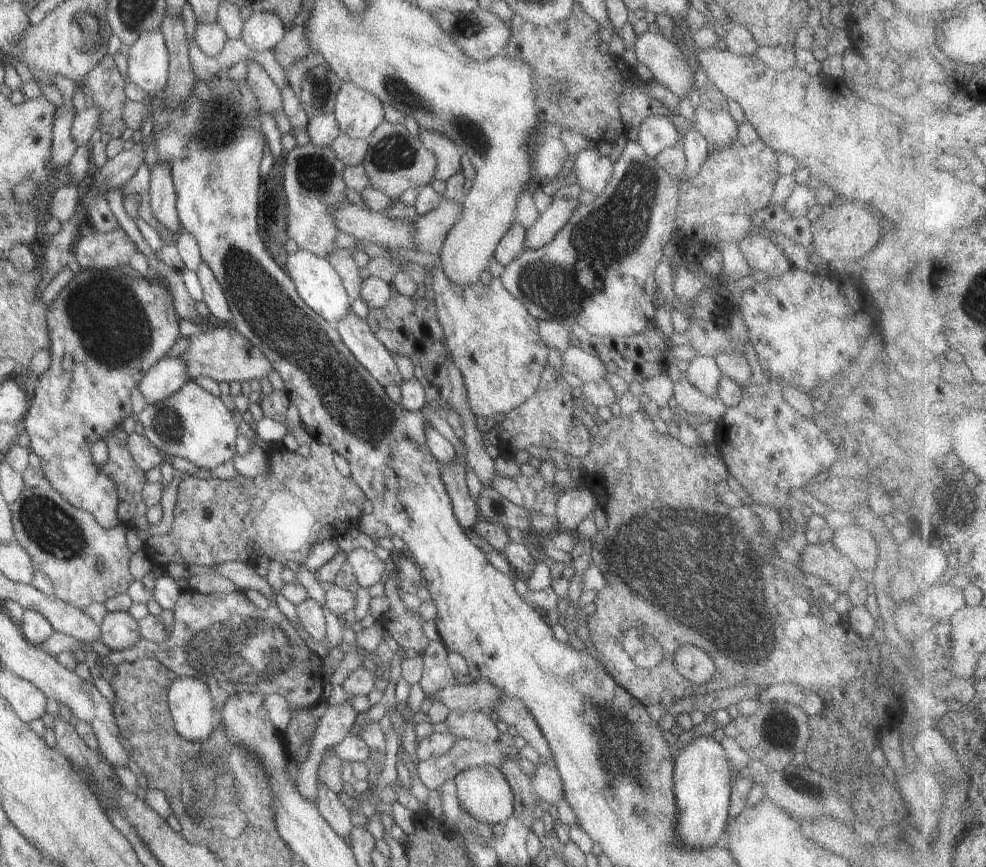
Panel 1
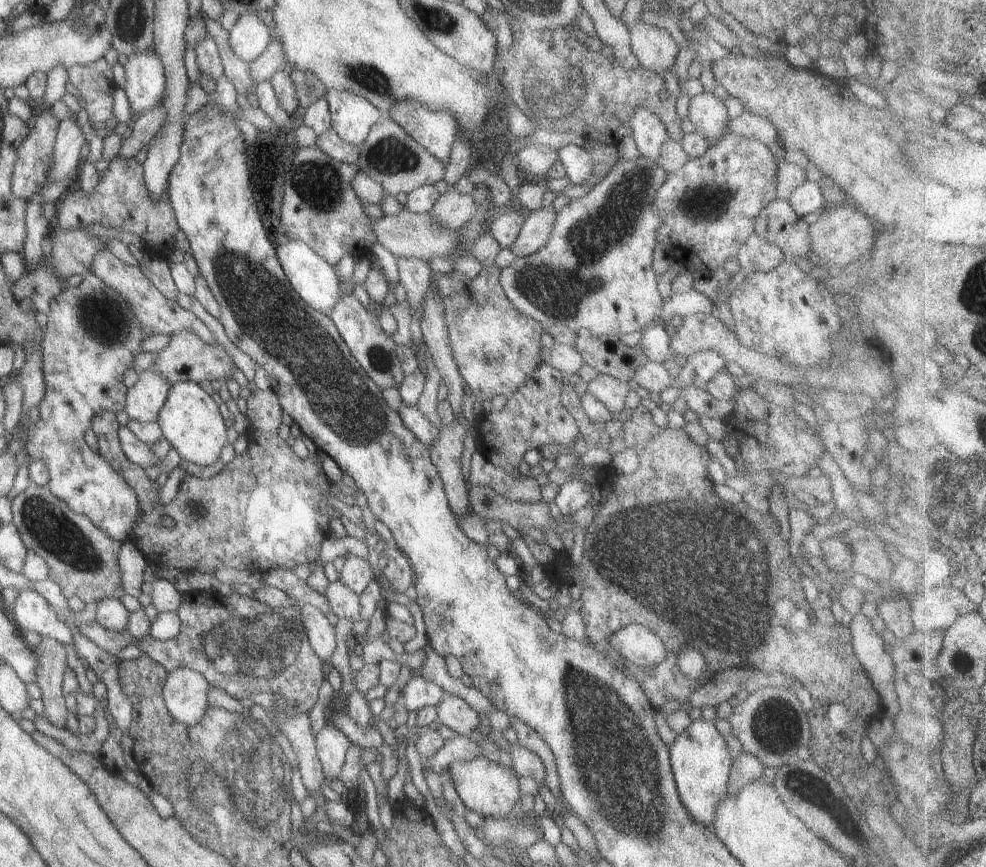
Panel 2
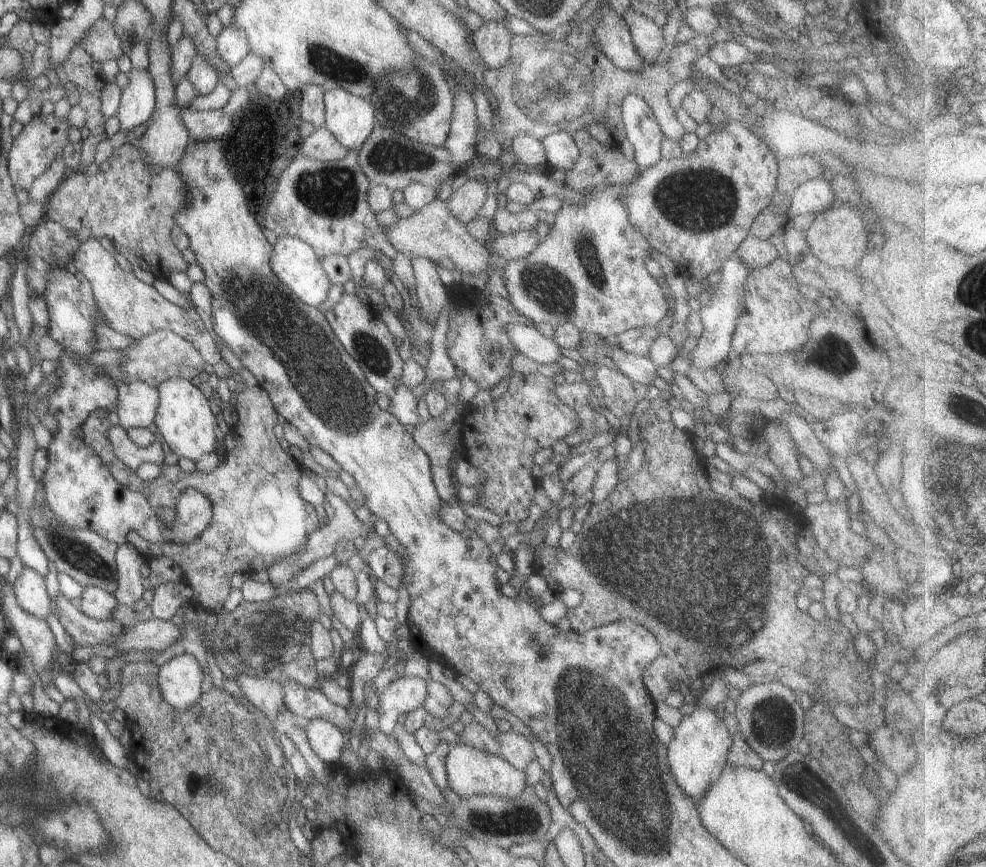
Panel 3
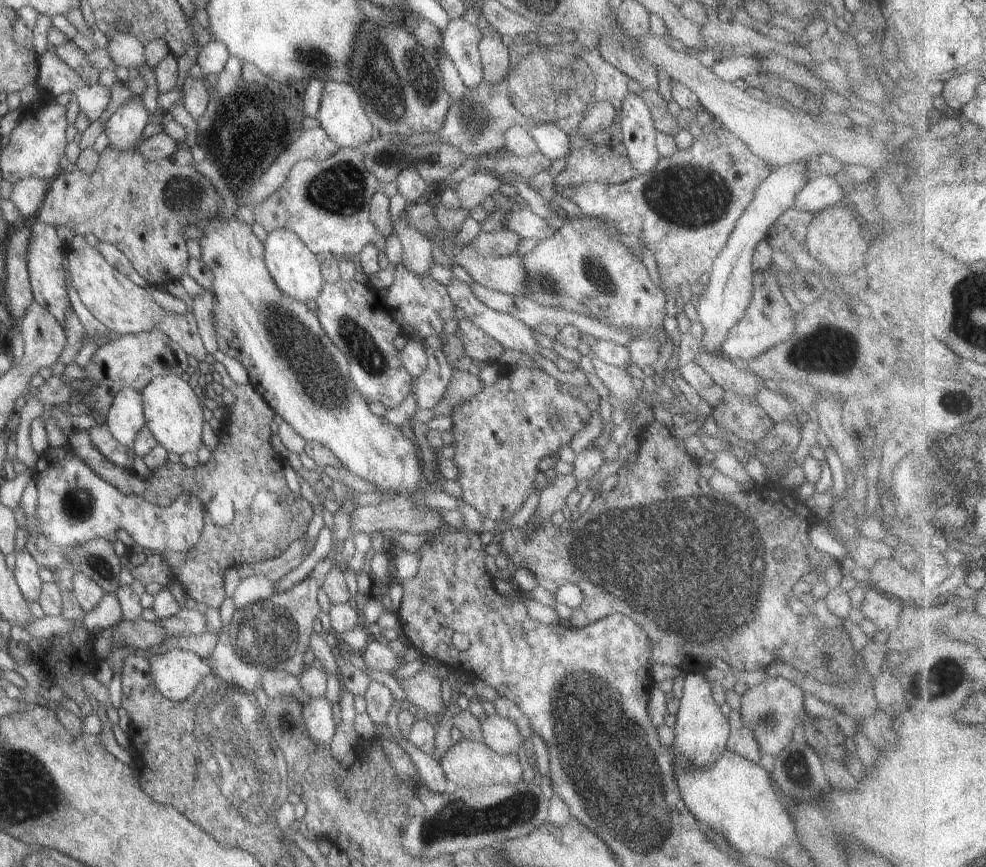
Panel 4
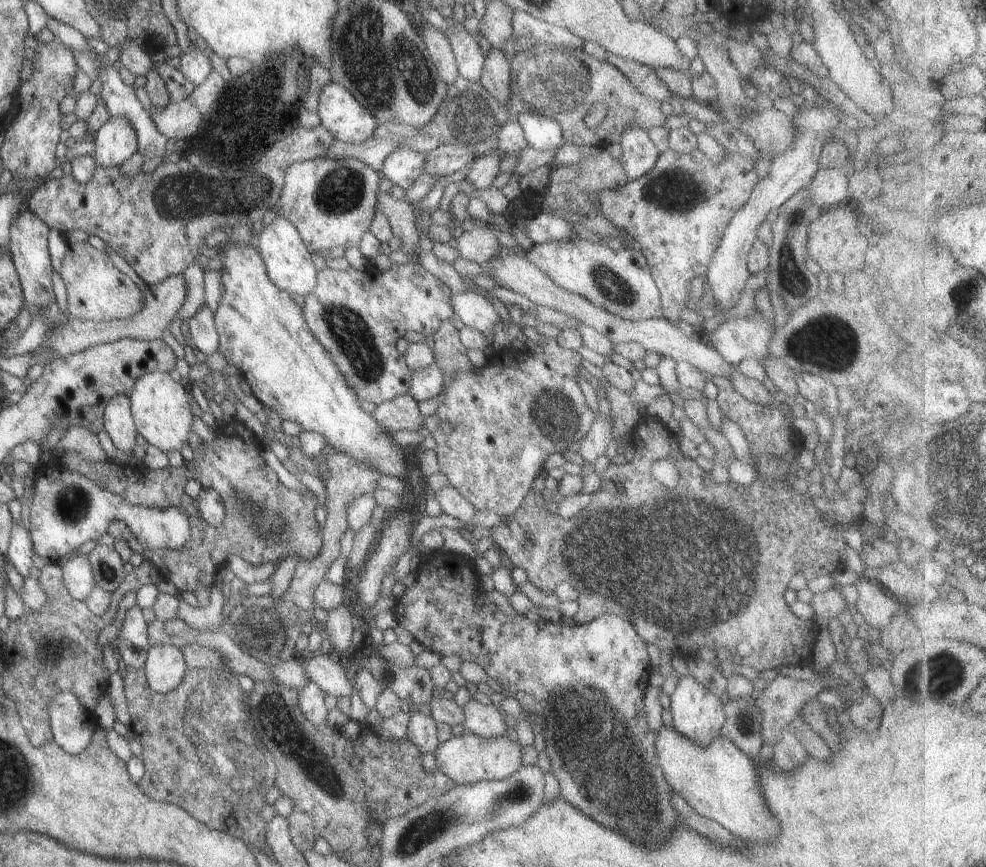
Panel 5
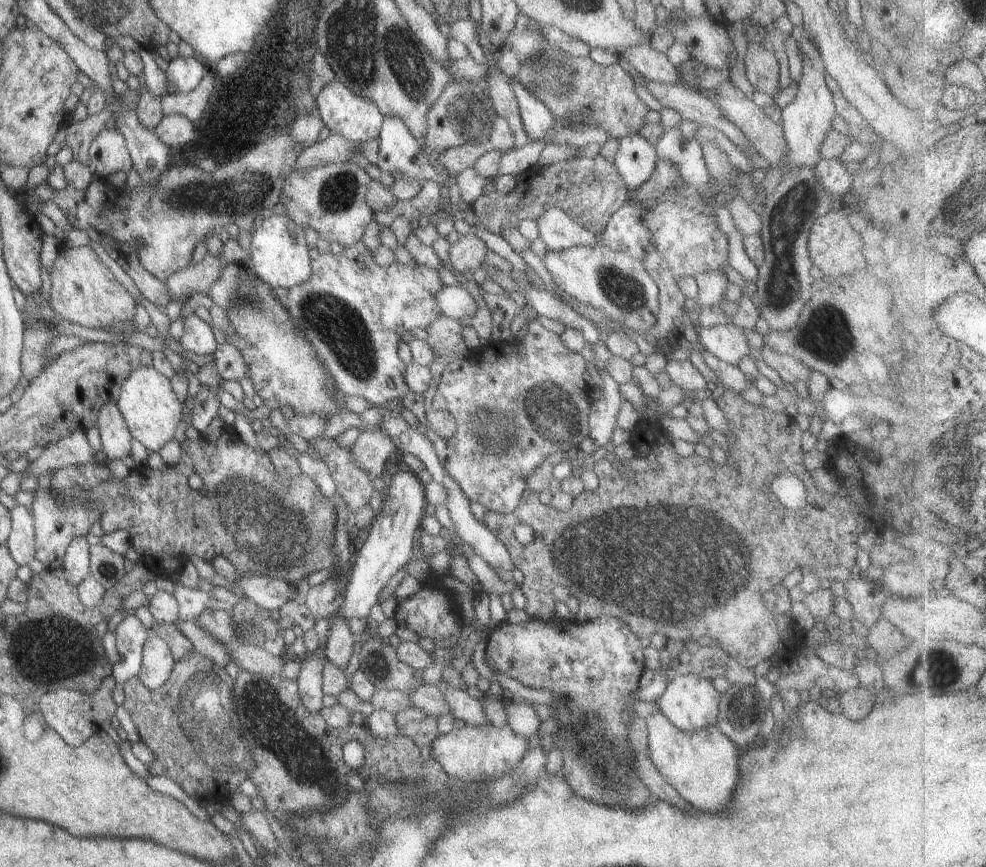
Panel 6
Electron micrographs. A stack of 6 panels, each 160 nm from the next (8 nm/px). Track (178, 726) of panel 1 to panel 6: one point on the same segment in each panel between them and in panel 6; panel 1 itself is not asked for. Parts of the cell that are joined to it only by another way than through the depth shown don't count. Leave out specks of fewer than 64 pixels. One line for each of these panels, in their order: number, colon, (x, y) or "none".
2: (184, 691)
3: (178, 680)
4: (175, 674)
5: (164, 667)
6: (156, 662)

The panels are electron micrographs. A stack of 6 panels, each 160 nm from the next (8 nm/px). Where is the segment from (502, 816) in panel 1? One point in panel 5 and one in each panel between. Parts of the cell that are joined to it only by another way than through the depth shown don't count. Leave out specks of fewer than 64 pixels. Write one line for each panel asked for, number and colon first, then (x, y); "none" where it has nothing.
2: (489, 789)
3: (468, 771)
4: (468, 763)
5: (466, 759)

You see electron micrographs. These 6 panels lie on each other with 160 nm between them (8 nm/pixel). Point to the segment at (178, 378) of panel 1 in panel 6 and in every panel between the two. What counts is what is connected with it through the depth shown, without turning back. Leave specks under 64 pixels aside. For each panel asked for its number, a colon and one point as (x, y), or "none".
2: (143, 400)
3: (136, 403)
4: (124, 418)
5: (117, 423)
6: (115, 441)

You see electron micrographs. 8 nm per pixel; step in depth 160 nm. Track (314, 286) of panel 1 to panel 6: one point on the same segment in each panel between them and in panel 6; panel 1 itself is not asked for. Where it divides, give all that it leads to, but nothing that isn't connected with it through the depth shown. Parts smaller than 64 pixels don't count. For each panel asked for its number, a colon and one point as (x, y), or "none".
2: (314, 281)
3: (292, 262)
4: (295, 271)
5: (288, 266)
6: (278, 256)

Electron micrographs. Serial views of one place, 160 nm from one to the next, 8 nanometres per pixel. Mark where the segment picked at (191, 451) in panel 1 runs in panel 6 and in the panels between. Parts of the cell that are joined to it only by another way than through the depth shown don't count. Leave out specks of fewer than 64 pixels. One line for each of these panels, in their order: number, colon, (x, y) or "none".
2: (189, 421)
3: (183, 420)
4: (172, 413)
5: (158, 407)
6: (148, 407)

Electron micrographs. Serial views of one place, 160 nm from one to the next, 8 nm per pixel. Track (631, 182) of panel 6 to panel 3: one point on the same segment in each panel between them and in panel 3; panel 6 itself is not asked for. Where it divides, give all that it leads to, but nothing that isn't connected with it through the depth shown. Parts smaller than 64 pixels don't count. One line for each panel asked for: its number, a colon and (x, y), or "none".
3: (641, 130)
4: (637, 133)
5: (638, 154)

